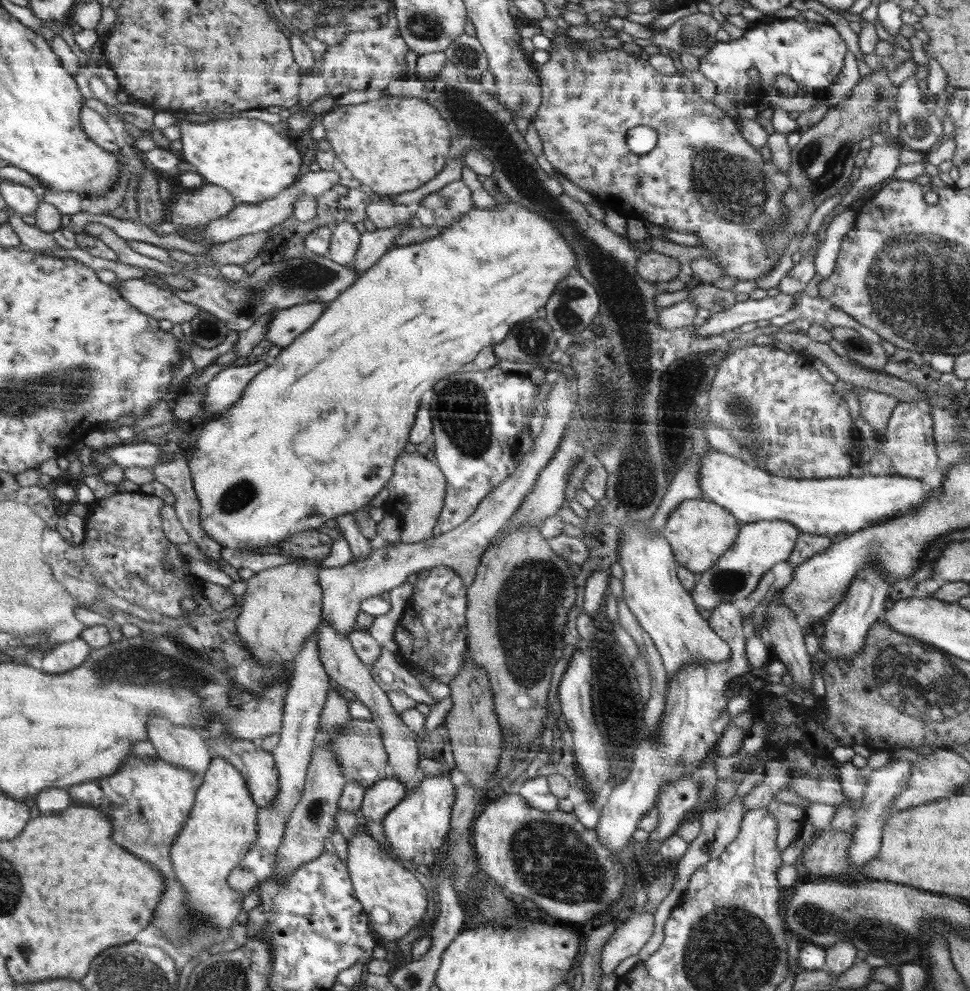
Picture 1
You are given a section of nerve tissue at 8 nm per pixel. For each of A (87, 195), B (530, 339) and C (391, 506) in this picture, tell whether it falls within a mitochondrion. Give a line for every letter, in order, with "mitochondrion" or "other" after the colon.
A: other
B: mitochondrion
C: other

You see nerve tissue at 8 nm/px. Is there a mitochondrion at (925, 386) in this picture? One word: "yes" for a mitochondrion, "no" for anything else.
no

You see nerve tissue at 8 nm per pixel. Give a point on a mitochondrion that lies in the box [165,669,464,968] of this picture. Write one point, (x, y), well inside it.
(181, 919)

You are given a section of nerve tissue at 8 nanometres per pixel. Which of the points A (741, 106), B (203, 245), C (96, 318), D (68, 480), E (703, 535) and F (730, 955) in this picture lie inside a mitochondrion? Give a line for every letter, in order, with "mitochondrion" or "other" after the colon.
A: other
B: other
C: other
D: other
E: other
F: mitochondrion

